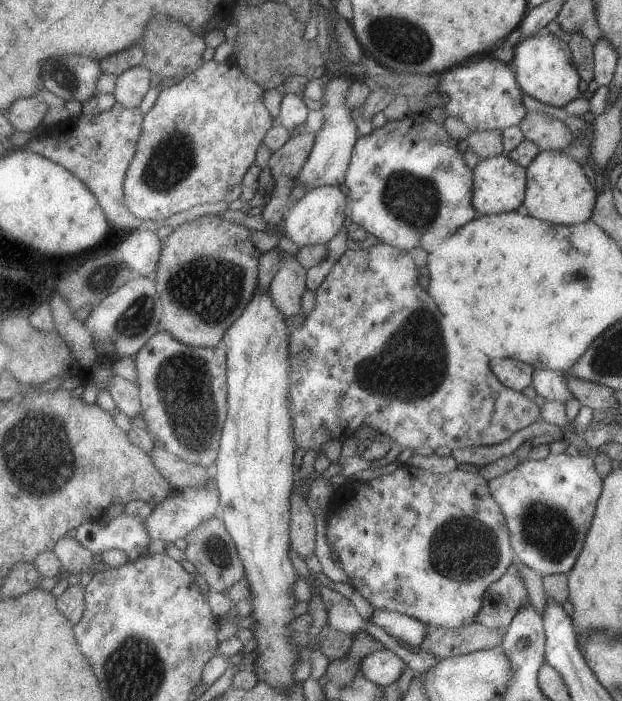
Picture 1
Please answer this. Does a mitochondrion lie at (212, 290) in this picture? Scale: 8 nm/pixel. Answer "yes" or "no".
yes

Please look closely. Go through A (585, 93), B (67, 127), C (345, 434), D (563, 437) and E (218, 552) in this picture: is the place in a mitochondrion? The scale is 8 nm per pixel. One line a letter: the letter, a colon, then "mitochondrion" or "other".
A: other
B: other
C: other
D: other
E: mitochondrion

